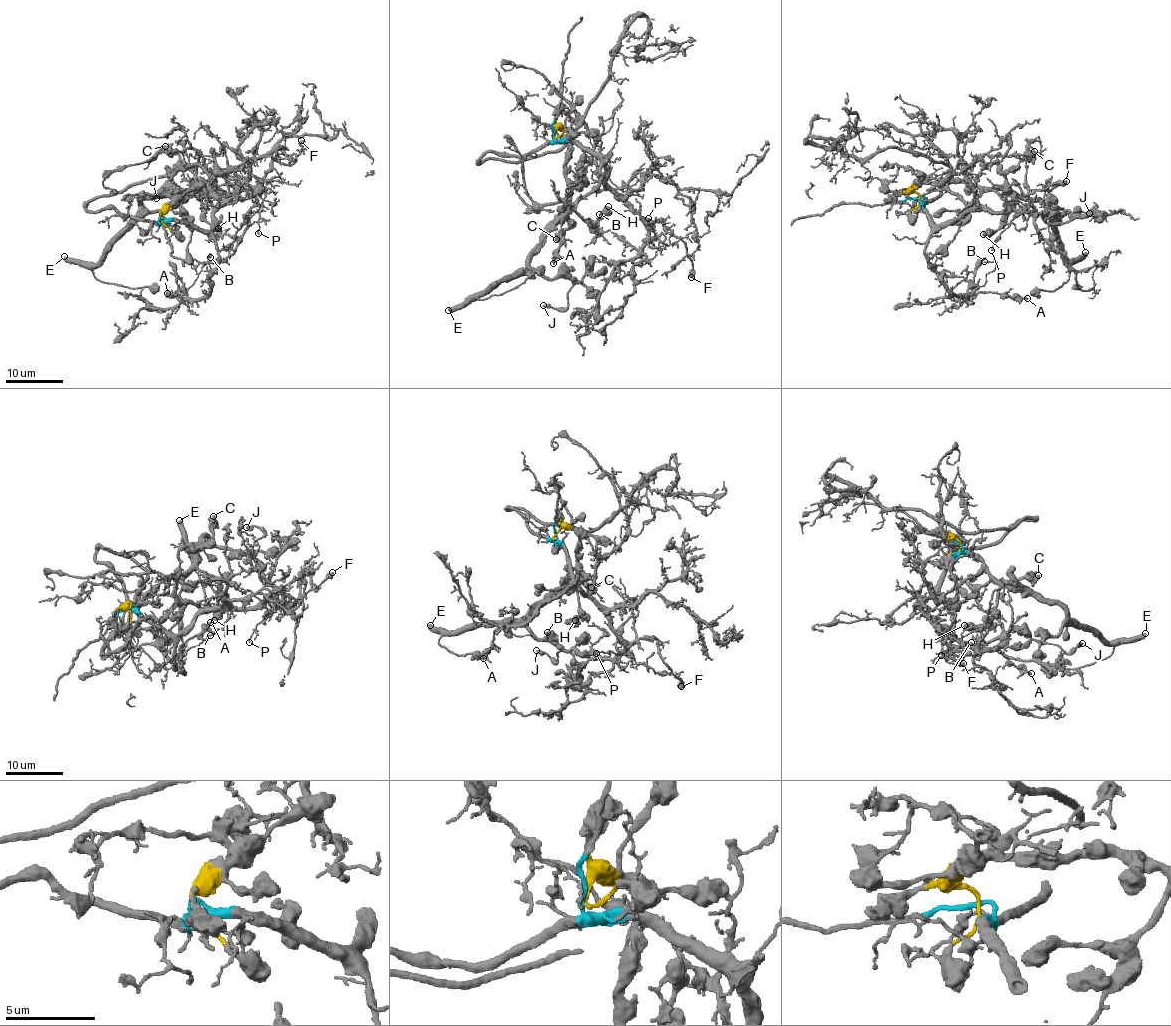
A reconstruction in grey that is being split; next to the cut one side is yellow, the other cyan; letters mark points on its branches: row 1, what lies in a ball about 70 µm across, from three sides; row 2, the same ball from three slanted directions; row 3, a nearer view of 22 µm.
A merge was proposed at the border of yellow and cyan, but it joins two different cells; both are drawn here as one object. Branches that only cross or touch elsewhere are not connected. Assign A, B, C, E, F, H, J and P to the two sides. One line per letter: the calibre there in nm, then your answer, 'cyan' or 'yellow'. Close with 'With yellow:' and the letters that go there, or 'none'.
A: 300 nm thick; cyan
B: 140 nm thick; cyan
C: 400 nm thick; yellow
E: 440 nm thick; yellow
F: 600 nm thick; cyan
H: 700 nm thick; yellow
J: 440 nm thick; yellow
P: 150 nm thick; cyan
With yellow: C, E, H, J

